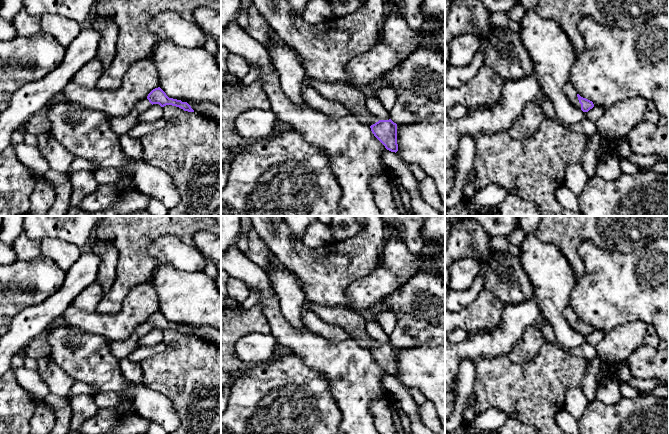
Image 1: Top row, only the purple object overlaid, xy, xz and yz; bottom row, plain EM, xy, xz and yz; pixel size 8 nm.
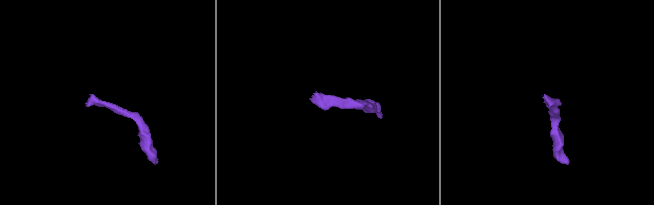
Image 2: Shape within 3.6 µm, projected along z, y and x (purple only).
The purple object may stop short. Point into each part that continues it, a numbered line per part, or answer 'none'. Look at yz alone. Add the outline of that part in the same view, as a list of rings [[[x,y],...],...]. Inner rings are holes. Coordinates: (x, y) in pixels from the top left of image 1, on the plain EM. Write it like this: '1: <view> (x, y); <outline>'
1: yz (569, 315); [[[567,305],[563,310],[563,316],[568,322],[568,324],[576,330],[578,333],[581,334],[581,328],[579,327],[578,321],[577,321],[577,315],[573,312],[572,308]]]

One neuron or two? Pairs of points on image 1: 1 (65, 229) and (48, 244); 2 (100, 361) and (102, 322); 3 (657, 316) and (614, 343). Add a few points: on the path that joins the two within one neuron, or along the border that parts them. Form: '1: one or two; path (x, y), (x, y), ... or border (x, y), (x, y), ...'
1: two; border (40, 240), (45, 238), (62, 239), (77, 246)
2: two; border (79, 328), (87, 332), (104, 335), (109, 340)
3: two; border (623, 324), (629, 321), (649, 323), (658, 336)

